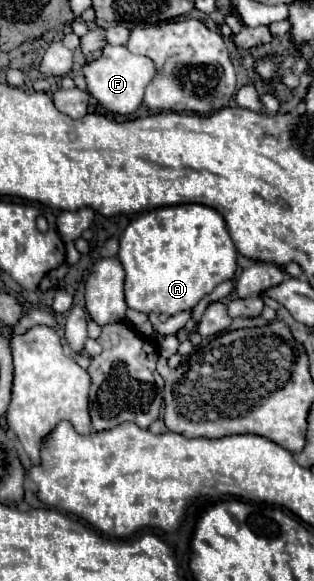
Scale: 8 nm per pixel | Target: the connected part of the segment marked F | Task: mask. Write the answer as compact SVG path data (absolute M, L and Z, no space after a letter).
M106 44L102 48L102 56L82 64L82 72L86 76L88 92L110 112L130 116L142 104L142 96L150 80L154 78L154 62L148 56L132 54L126 46Z

